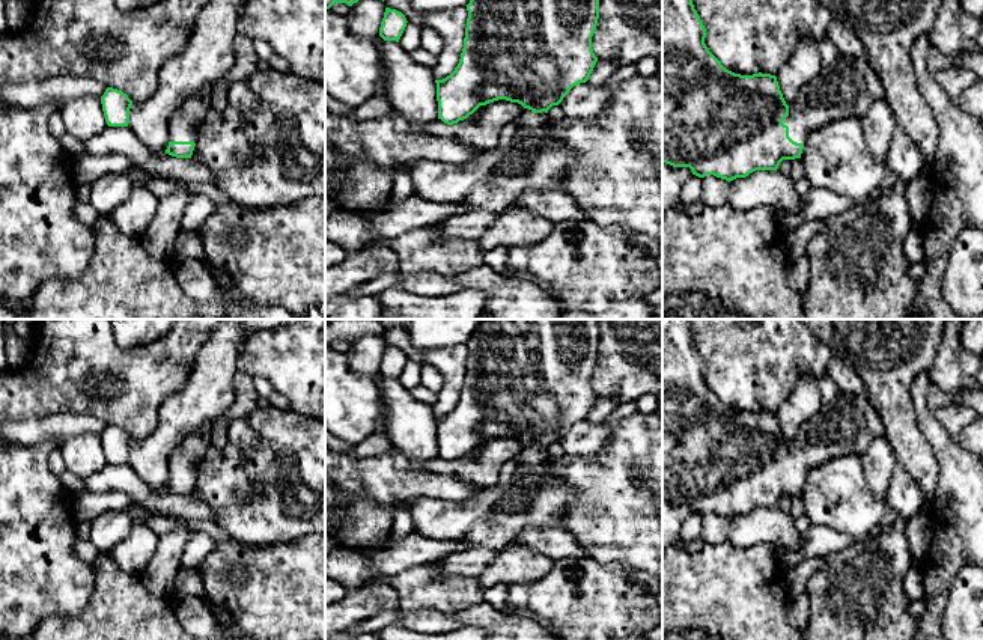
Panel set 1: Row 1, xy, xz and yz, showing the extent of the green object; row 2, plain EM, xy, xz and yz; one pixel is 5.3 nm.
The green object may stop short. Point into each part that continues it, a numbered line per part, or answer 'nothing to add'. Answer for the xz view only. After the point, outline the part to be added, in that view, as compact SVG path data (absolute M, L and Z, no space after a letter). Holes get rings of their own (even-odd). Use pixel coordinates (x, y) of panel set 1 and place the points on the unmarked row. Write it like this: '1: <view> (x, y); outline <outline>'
1: xz (526, 494); outline M524 446L501 467L497 483L489 488L459 501L417 497L409 501L414 532L500 550L527 526L561 527L574 488L546 471L548 458L548 450Z

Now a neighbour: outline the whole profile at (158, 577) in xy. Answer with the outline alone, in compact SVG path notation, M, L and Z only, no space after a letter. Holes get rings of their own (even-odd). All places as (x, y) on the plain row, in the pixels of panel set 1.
M178 527L158 536L152 560L140 574L143 586L154 598L175 595L175 578L181 568L181 557L185 550L190 530Z

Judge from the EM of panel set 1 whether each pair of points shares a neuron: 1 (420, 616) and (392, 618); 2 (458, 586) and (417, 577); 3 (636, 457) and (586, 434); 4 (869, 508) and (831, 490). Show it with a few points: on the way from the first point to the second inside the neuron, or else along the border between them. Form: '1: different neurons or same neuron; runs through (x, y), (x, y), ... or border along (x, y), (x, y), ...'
1: same neuron; runs through (413, 618), (399, 618)
2: same neuron; runs through (447, 586), (428, 586)
3: different neurons; border along (613, 426), (608, 437), (593, 452), (571, 455)
4: same neuron; runs through (860, 508), (854, 508), (840, 494)

